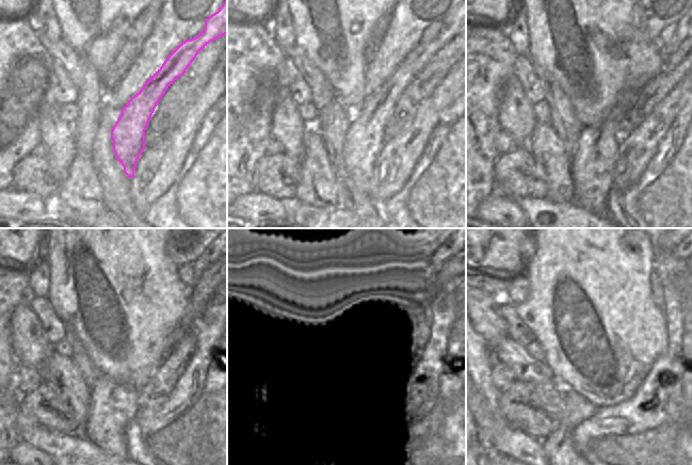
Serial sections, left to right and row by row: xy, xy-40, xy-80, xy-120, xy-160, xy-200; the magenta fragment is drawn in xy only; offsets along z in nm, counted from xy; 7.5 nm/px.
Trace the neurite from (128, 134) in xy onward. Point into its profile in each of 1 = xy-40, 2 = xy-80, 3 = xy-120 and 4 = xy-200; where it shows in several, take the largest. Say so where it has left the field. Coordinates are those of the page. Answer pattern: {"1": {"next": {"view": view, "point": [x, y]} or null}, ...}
{"1": {"next": {"view": "xy-40", "point": [365, 138]}}, "2": {"next": {"view": "xy-80", "point": [594, 160]}}, "3": {"next": {"view": "xy-120", "point": [116, 404]}}, "4": {"next": {"view": "xy-200", "point": [560, 445]}}}

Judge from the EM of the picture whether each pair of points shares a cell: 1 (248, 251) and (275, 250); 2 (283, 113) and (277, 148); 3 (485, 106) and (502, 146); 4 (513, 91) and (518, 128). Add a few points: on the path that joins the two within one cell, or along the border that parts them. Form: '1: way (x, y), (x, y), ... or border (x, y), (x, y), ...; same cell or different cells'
1: way (255, 250), (269, 250); same cell
2: border (271, 137), (283, 147), (284, 151); different cells
3: border (501, 129), (497, 137), (498, 154); different cells
4: way (514, 100), (514, 109), (518, 118); same cell

